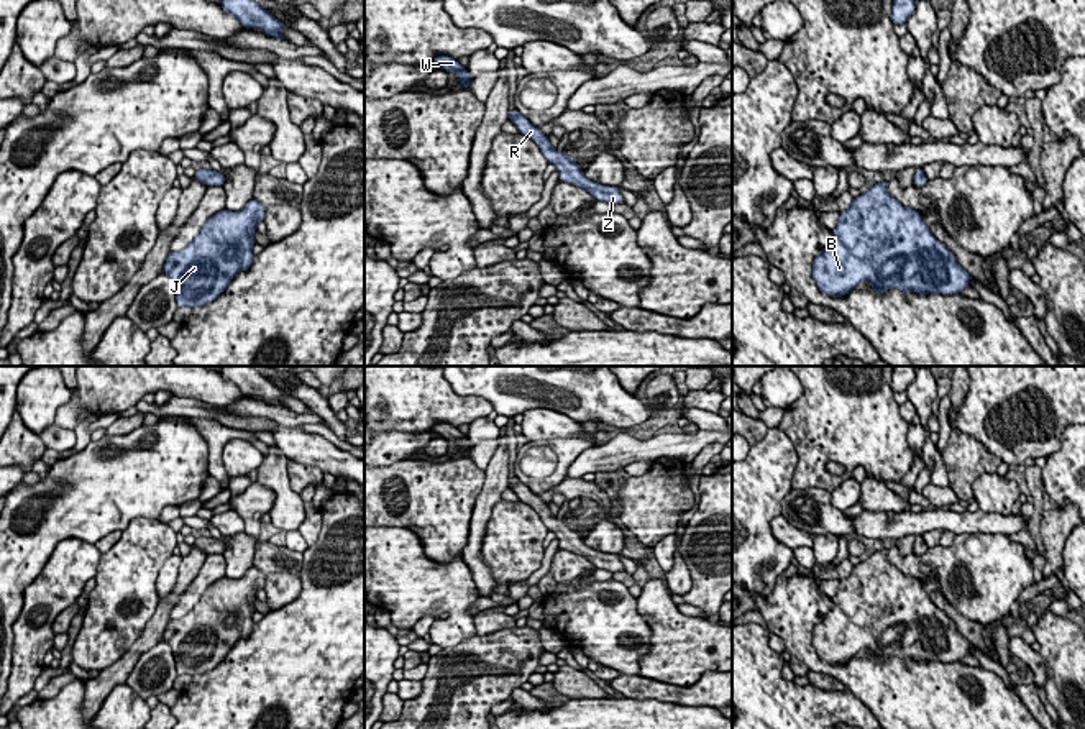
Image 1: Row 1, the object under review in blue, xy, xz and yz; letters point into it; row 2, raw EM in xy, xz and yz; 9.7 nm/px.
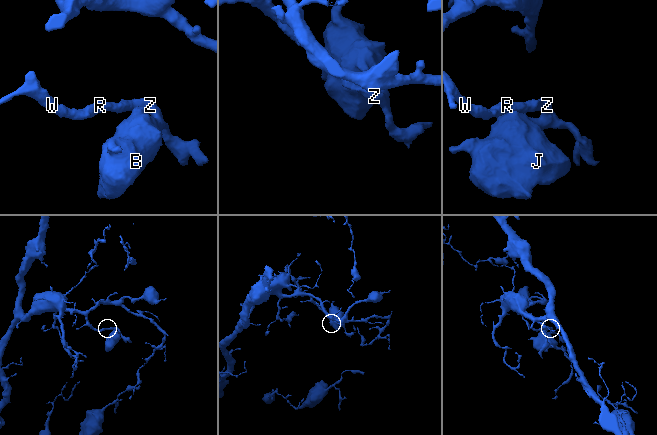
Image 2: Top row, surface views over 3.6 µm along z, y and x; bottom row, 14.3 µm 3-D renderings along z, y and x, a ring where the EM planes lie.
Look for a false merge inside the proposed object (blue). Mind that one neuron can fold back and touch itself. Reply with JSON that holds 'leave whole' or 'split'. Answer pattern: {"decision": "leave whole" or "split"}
{"decision": "leave whole"}

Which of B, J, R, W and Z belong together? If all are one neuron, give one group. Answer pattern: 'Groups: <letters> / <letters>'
Groups: B J R W Z

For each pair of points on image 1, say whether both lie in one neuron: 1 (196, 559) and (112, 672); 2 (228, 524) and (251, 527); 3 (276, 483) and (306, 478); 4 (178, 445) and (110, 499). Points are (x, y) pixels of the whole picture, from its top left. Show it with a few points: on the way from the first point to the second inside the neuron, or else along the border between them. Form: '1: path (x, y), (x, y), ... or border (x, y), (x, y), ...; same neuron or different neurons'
1: path (179, 588), (164, 606), (153, 634), (141, 646); same neuron
2: border (232, 508), (240, 516), (245, 531); different neurons
3: border (288, 462), (288, 483), (297, 493); different neurons
4: path (161, 462), (135, 475), (127, 483); same neuron

